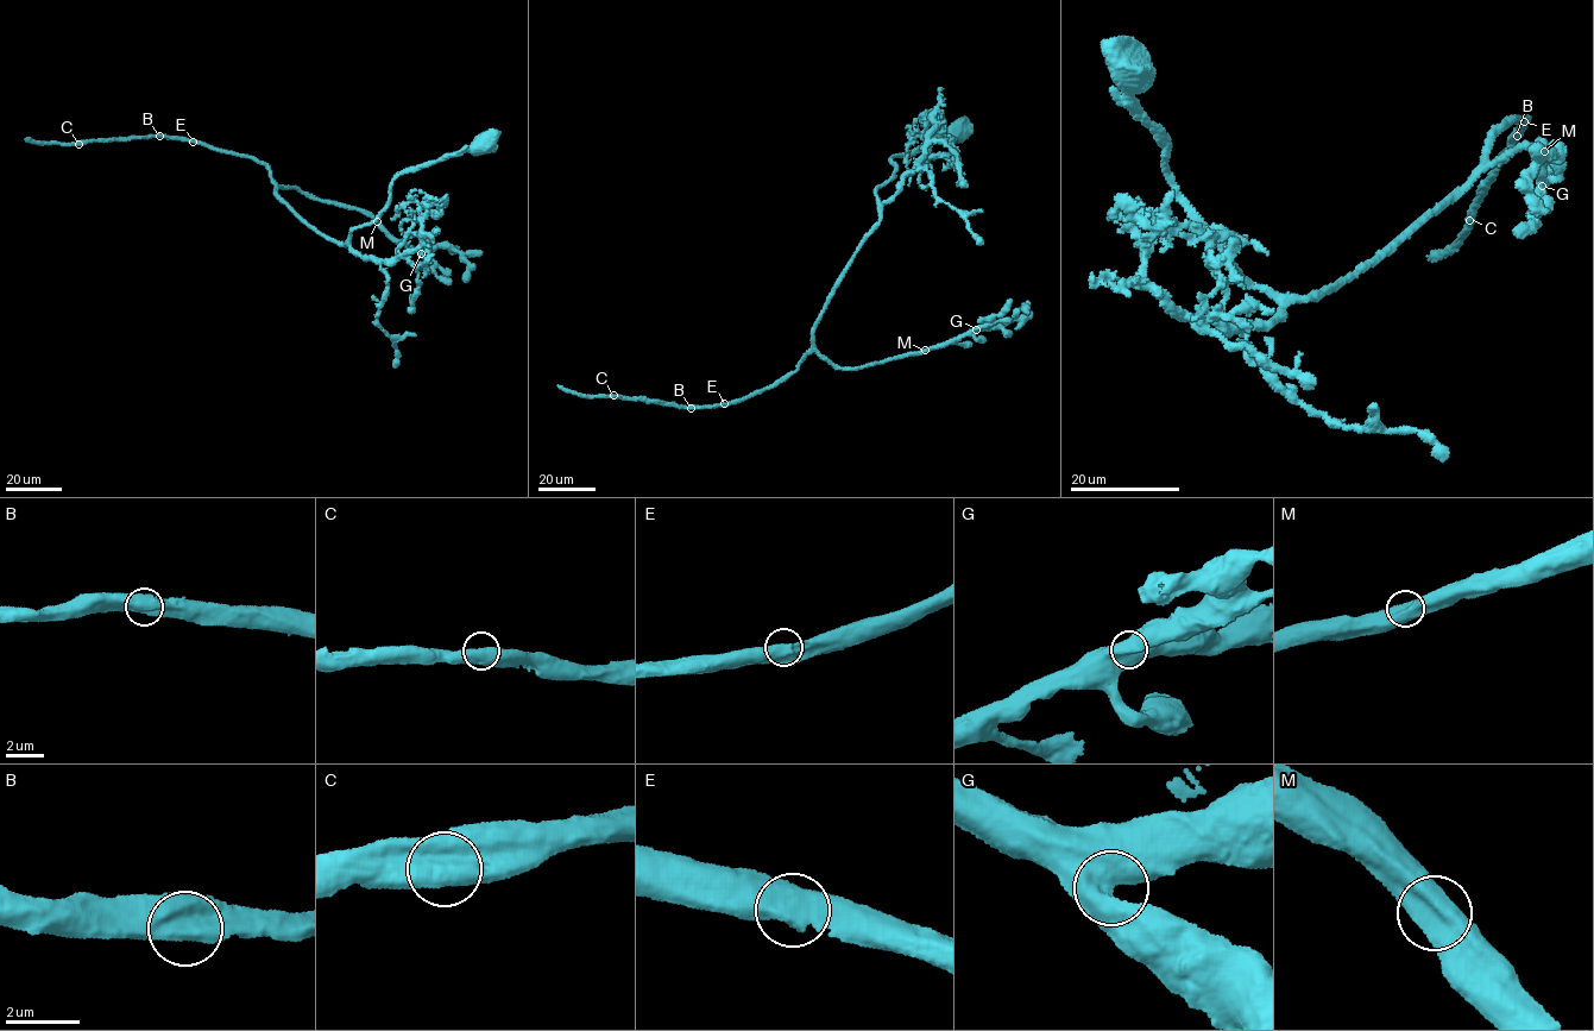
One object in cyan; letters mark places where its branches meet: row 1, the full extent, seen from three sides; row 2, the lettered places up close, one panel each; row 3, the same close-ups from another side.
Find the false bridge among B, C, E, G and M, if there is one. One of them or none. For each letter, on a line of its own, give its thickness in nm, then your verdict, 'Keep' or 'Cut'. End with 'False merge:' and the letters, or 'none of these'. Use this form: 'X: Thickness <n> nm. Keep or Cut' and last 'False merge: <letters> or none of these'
B: Thickness 750 nm. Keep
C: Thickness 700 nm. Keep
E: Thickness 700 nm. Keep
G: Thickness 650 nm. Keep
M: Thickness 650 nm. Keep
False merge: none of these

